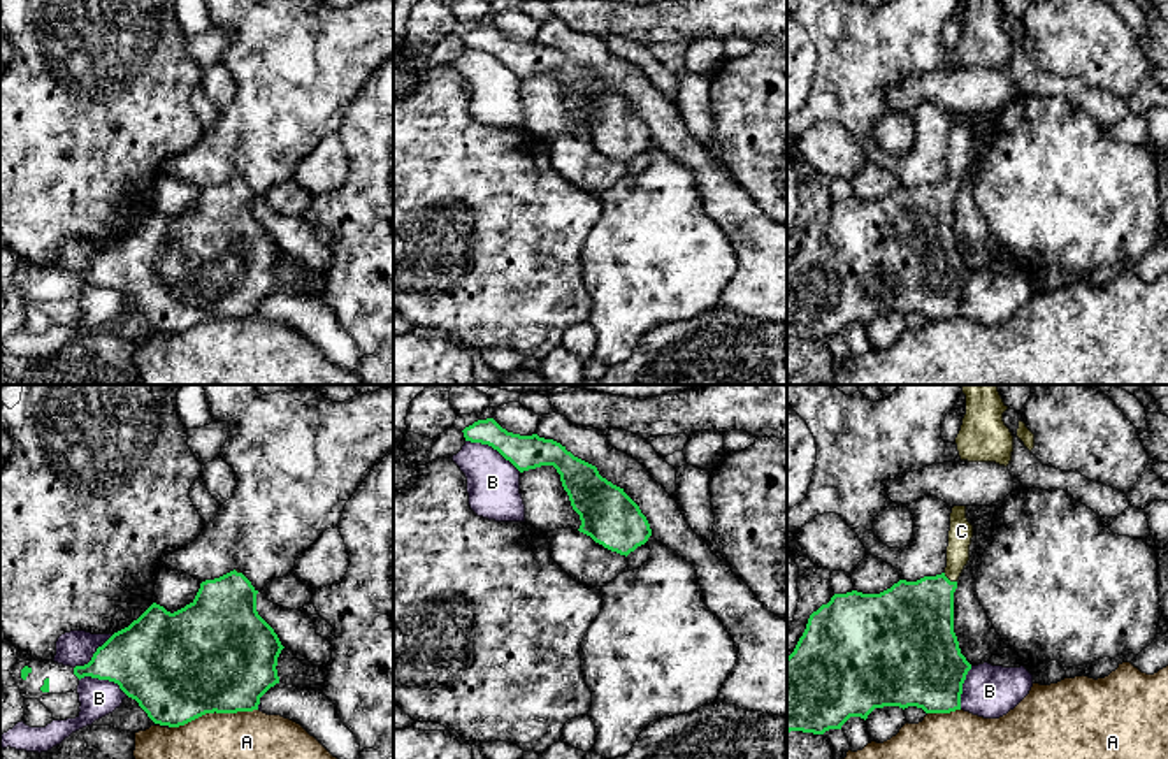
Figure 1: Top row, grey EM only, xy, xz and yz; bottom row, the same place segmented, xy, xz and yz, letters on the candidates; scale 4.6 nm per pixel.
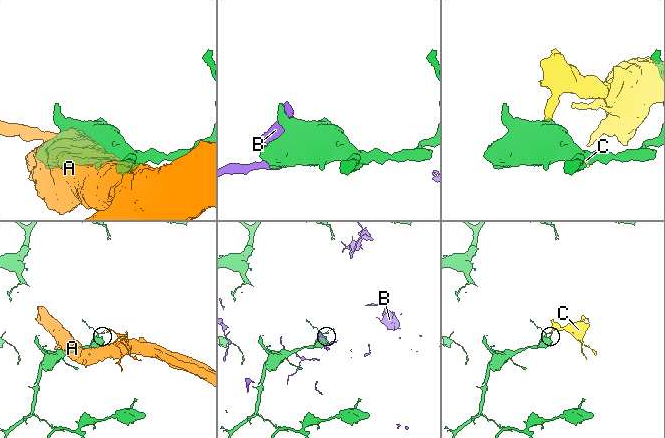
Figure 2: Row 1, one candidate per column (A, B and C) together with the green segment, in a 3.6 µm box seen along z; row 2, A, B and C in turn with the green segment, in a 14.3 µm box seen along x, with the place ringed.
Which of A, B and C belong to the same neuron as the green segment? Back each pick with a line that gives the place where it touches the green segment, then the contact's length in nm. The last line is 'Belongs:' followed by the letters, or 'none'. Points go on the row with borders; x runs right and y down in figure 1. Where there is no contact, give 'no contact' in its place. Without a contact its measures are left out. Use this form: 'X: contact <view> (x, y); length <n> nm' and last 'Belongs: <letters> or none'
C: contact yz (949, 580); length 80 nm
Belongs: C

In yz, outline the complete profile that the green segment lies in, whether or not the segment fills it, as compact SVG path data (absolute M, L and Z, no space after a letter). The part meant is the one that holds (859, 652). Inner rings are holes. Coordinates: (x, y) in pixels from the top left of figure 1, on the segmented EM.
M954 506L941 575L917 582L899 580L880 594L834 594L808 618L787 657L787 733L824 734L841 729L850 717L868 719L875 708L917 706L926 713L961 710L963 683L971 664L954 632L954 592L970 560L973 525L966 506Z

